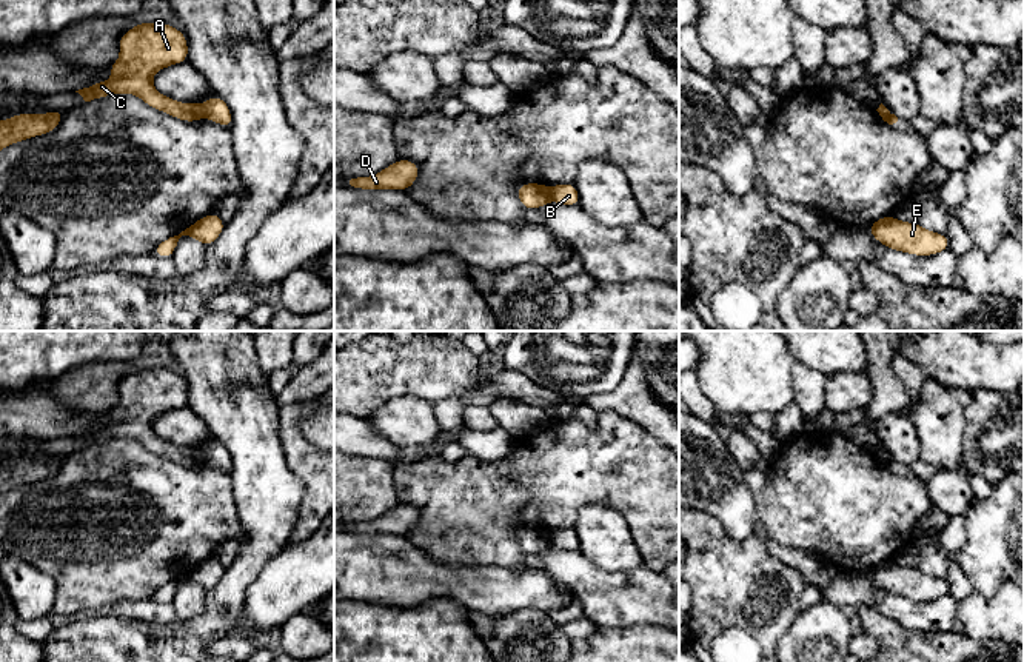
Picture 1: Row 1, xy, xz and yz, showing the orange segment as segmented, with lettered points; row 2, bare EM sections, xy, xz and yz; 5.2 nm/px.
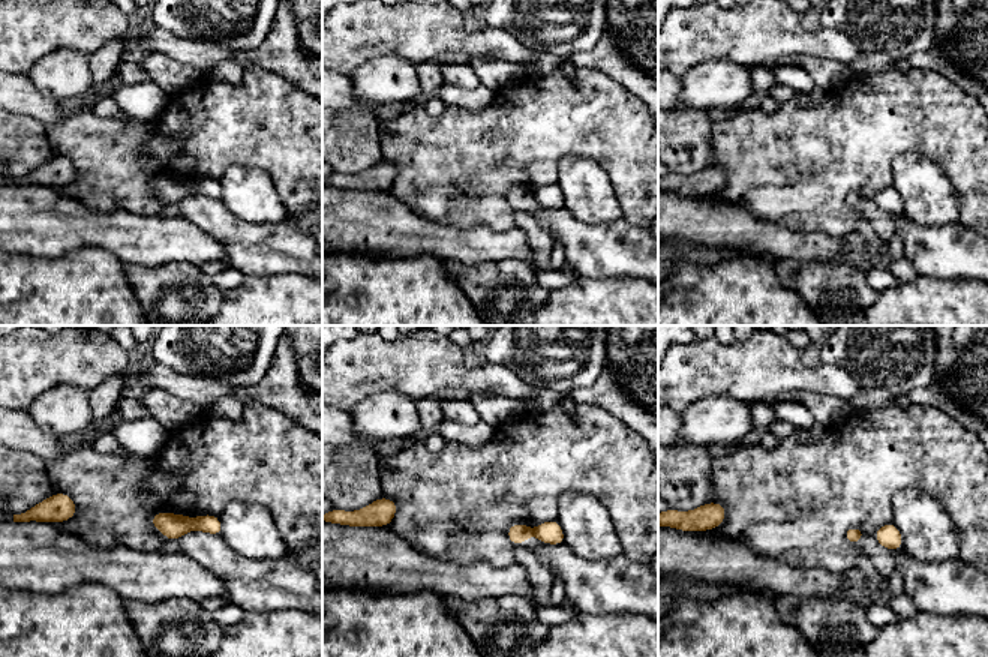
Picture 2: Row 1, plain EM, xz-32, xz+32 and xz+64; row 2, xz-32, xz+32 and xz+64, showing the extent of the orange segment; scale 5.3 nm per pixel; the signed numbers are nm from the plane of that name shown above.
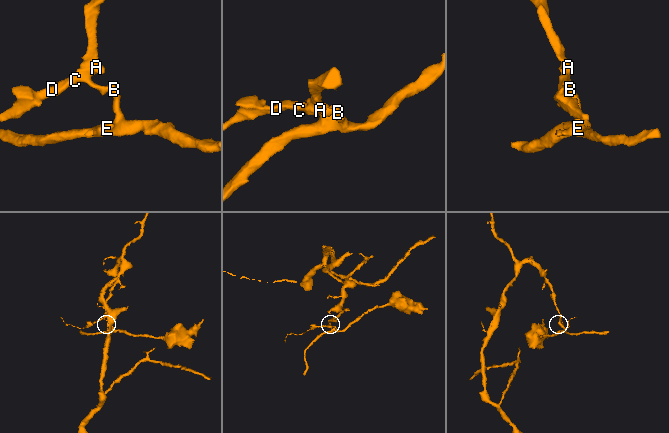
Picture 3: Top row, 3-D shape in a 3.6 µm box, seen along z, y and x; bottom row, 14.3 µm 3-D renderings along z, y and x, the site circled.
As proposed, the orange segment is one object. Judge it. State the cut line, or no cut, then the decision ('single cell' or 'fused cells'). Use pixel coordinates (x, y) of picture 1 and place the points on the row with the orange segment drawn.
cut xz (547, 188), (552, 199); fused cells

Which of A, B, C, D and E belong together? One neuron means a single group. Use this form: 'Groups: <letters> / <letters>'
Groups: A C D / B E

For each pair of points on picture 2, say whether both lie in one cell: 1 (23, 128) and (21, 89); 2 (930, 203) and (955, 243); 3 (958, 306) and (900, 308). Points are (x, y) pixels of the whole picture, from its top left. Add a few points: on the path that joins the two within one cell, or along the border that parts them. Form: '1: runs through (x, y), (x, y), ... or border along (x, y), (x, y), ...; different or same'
1: border along (15, 113), (24, 117), (36, 117), (47, 125); different
2: border along (910, 219), (924, 225), (958, 222); different
3: runs through (943, 308), (915, 308); same

